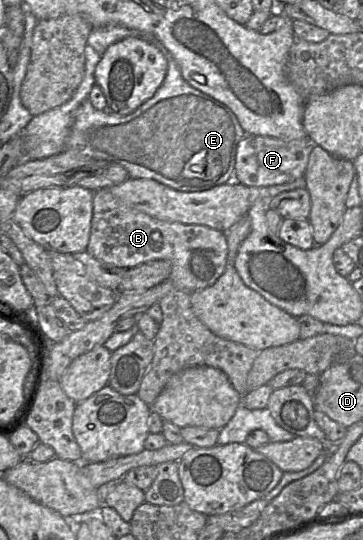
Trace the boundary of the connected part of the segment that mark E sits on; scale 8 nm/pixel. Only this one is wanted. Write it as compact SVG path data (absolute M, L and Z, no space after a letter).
M161 48L161 52L167 59L168 67L155 94L126 116L97 110L88 97L75 113L66 149L79 151L96 160L116 162L128 171L130 178L153 179L182 192L202 192L231 182L235 178L237 146L246 132L226 105L184 80L177 62L166 48Z

